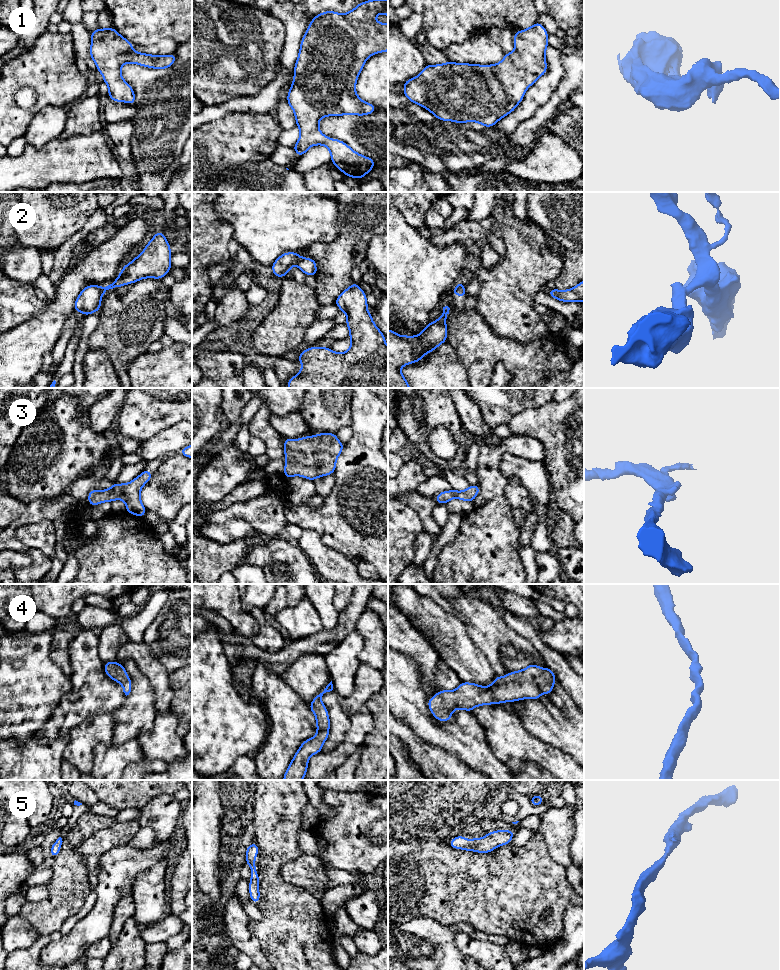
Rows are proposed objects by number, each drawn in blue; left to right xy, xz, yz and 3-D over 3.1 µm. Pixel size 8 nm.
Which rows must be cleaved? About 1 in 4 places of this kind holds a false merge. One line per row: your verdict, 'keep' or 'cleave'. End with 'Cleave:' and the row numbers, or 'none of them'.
1: keep
2: cleave
3: keep
4: keep
5: keep
Cleave: 2

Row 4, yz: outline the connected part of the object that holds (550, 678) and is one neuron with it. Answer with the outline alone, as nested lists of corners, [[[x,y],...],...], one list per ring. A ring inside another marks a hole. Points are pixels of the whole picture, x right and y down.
[[[532,663],[523,670],[509,672],[505,677],[496,676],[488,687],[461,682],[453,691],[440,690],[428,700],[428,708],[440,722],[447,722],[456,708],[472,712],[474,707],[485,704],[526,698],[536,700],[542,693],[550,695],[556,680],[549,668],[539,668]]]

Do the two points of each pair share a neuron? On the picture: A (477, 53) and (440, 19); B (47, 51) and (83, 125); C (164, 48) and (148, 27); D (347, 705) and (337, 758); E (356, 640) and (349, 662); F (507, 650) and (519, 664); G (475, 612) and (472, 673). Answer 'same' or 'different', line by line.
A: different
B: different
C: different
D: different
E: same
F: same
G: different

